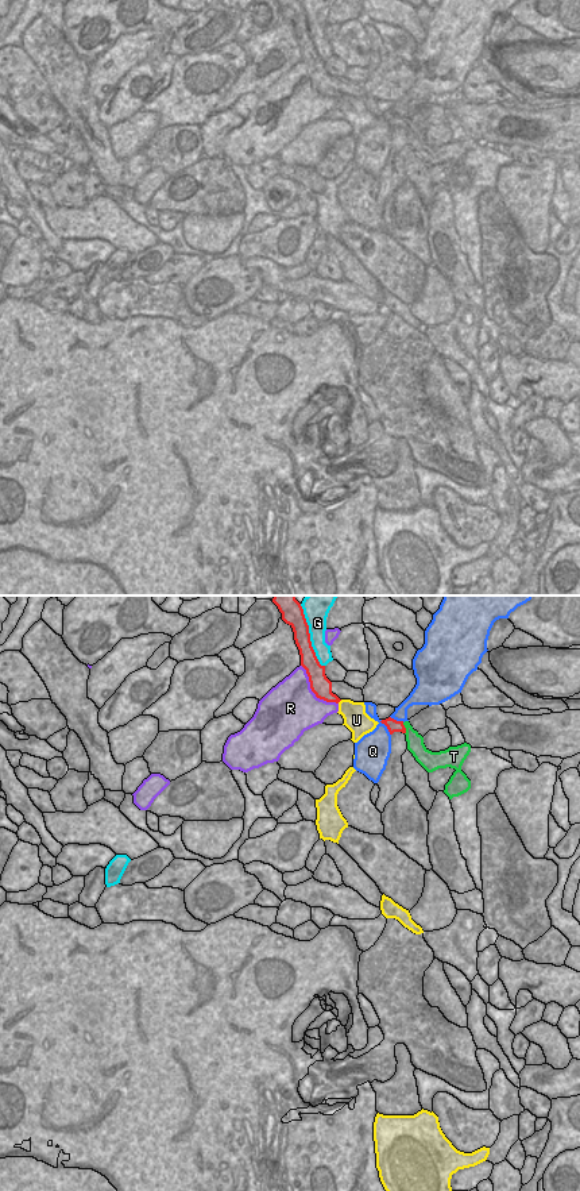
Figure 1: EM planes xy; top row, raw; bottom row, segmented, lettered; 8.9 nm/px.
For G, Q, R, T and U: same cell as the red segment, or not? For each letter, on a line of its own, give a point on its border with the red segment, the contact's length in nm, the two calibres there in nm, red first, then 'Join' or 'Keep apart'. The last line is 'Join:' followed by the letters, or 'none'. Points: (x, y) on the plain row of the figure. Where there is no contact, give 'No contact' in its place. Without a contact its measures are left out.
G: Touches red at xy (309, 31). Shared border 600 nm. Thickness 190 nm (red) against 190 nm. Keep apart
Q: Touches red at xy (387, 123). Shared border 170 nm. Thickness 120 nm (red) against 320 nm. Keep apart
R: Touches red at xy (312, 85). Shared border 480 nm. Thickness 190 nm (red) against 480 nm. Keep apart
T: Touches red at xy (405, 123). Shared border 110 nm. Thickness 120 nm (red) against 150 nm. Join
U: Touches red at xy (339, 96). Shared border 60 nm. Thickness 190 nm (red) against 220 nm. Keep apart
Join: T.

